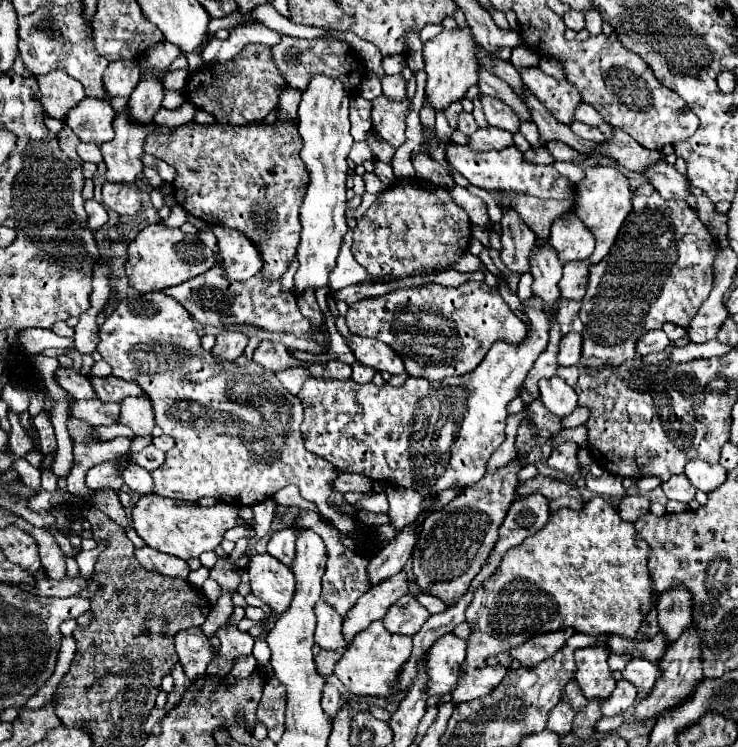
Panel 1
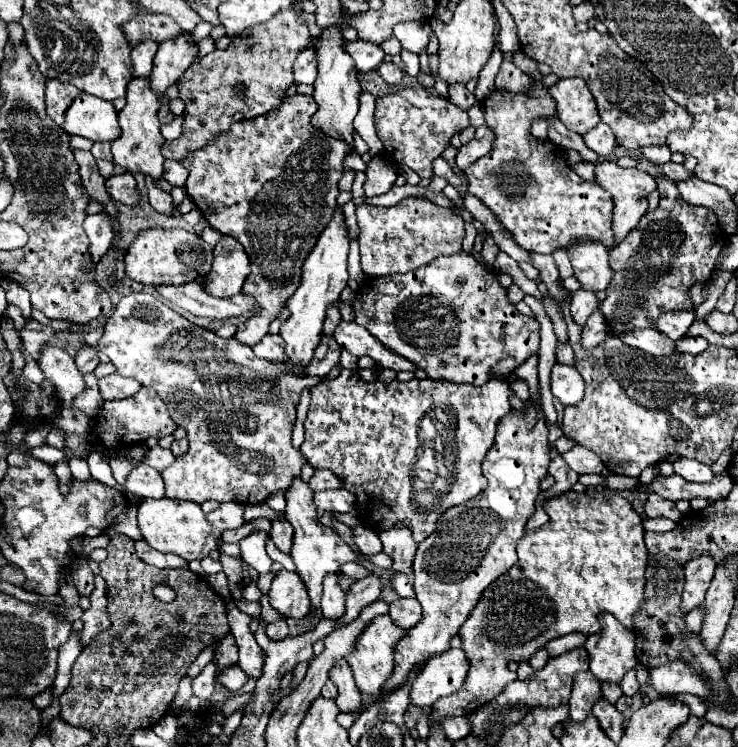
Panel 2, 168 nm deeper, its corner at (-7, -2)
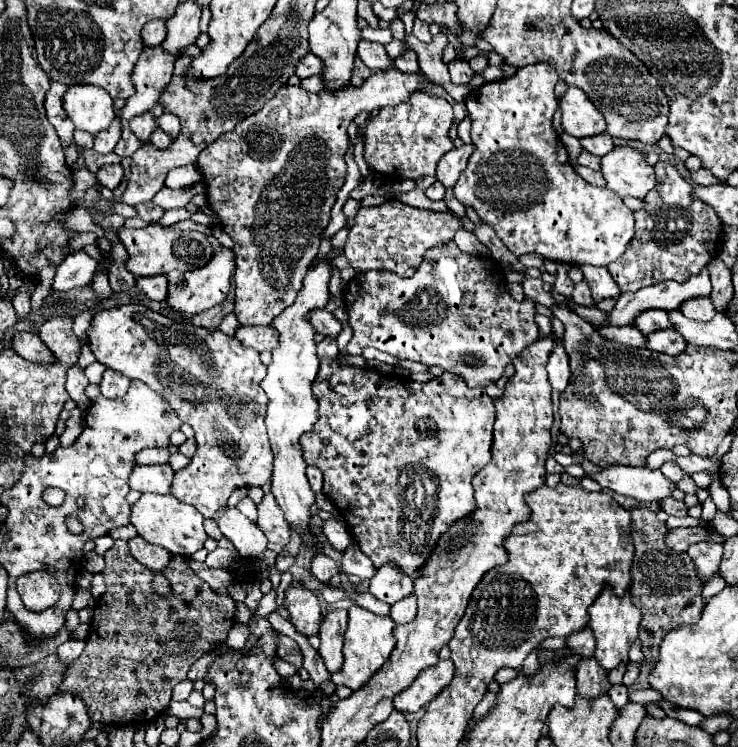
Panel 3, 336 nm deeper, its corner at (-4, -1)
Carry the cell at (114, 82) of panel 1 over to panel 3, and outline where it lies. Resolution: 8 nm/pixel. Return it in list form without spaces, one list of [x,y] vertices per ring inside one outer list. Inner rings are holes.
[[[150,21],[142,29],[142,43],[146,45],[160,45],[166,35],[166,25],[164,21]]]

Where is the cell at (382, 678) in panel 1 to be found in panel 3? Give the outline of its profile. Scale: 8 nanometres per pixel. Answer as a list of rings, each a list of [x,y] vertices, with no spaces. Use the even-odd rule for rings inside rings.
[[[358,605],[350,607],[348,609],[348,629],[346,629],[346,635],[344,635],[344,665],[338,673],[332,675],[332,681],[336,685],[346,685],[350,687],[352,691],[360,689],[364,683],[368,683],[368,679],[388,661],[394,645],[396,645],[396,639],[392,635],[394,631],[394,621],[390,617],[382,617],[382,615],[376,615],[372,611],[366,611]]]

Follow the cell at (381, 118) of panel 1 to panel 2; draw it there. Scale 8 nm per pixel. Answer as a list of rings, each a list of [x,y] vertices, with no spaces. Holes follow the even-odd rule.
[[[405,88],[395,94],[377,98],[375,108],[375,128],[377,136],[383,142],[387,156],[393,162],[403,162],[421,178],[433,176],[433,160],[443,154],[449,146],[449,140],[457,130],[469,126],[467,112],[451,104],[447,98],[441,98],[435,92],[425,88]]]

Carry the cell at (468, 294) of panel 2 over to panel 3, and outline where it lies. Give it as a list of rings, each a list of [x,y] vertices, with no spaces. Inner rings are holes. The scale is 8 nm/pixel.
[[[454,241],[446,243],[446,245],[440,245],[440,247],[432,247],[426,255],[424,255],[424,261],[420,263],[418,271],[404,279],[404,277],[398,277],[390,271],[366,271],[366,273],[358,273],[354,279],[348,281],[346,285],[346,291],[344,291],[344,307],[348,311],[348,323],[354,331],[354,337],[352,341],[348,343],[348,353],[350,355],[362,355],[362,349],[364,347],[374,347],[374,349],[380,349],[380,351],[386,351],[398,359],[410,359],[410,361],[418,361],[418,363],[424,363],[428,367],[436,365],[440,367],[442,371],[448,371],[448,373],[454,373],[454,375],[460,375],[468,387],[490,387],[490,385],[496,385],[496,381],[504,375],[504,369],[508,365],[512,365],[512,361],[528,347],[532,345],[538,337],[540,337],[540,329],[534,321],[534,315],[536,315],[536,309],[534,309],[534,303],[532,299],[524,299],[524,301],[514,301],[506,289],[506,281],[504,281],[504,269],[500,267],[498,261],[490,259],[490,257],[476,257],[476,255],[468,255],[468,253],[462,253],[458,249],[458,245]],[[466,357],[472,357],[474,363],[468,363]]]

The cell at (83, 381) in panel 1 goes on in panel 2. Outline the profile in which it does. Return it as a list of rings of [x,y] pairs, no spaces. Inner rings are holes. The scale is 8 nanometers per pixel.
[[[45,346],[41,352],[39,366],[47,380],[59,388],[59,400],[63,408],[71,408],[73,398],[85,390],[81,372],[75,366],[75,360],[67,356],[65,350],[55,346]]]

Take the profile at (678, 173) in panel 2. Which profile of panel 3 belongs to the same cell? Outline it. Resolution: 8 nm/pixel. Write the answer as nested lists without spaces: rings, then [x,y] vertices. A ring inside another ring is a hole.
[[[698,169],[696,173],[690,173],[690,179],[696,185],[712,185],[712,183],[718,183],[716,177],[708,169]]]

